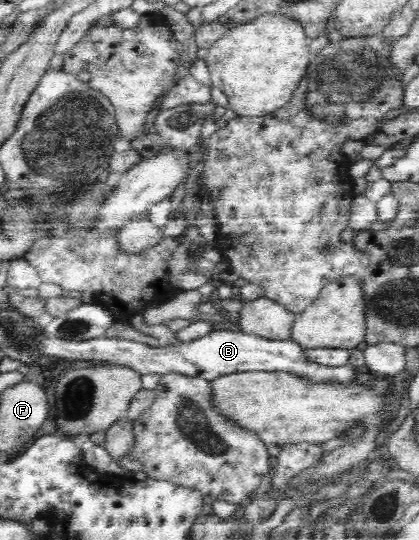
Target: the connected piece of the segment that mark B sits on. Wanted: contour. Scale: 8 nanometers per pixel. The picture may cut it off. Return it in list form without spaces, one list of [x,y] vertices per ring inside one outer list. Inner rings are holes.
[[[212,330],[207,335],[178,345],[168,344],[165,347],[152,347],[146,343],[136,343],[124,339],[108,339],[100,337],[85,341],[63,341],[62,339],[46,339],[37,350],[41,356],[55,356],[57,358],[73,360],[89,360],[92,363],[124,364],[136,368],[142,375],[151,374],[180,374],[190,377],[201,377],[213,380],[221,375],[240,373],[246,371],[293,371],[300,375],[309,375],[316,381],[335,379],[344,381],[354,376],[352,366],[320,366],[308,362],[303,357],[303,348],[293,340],[272,341],[253,333],[238,331]]]

